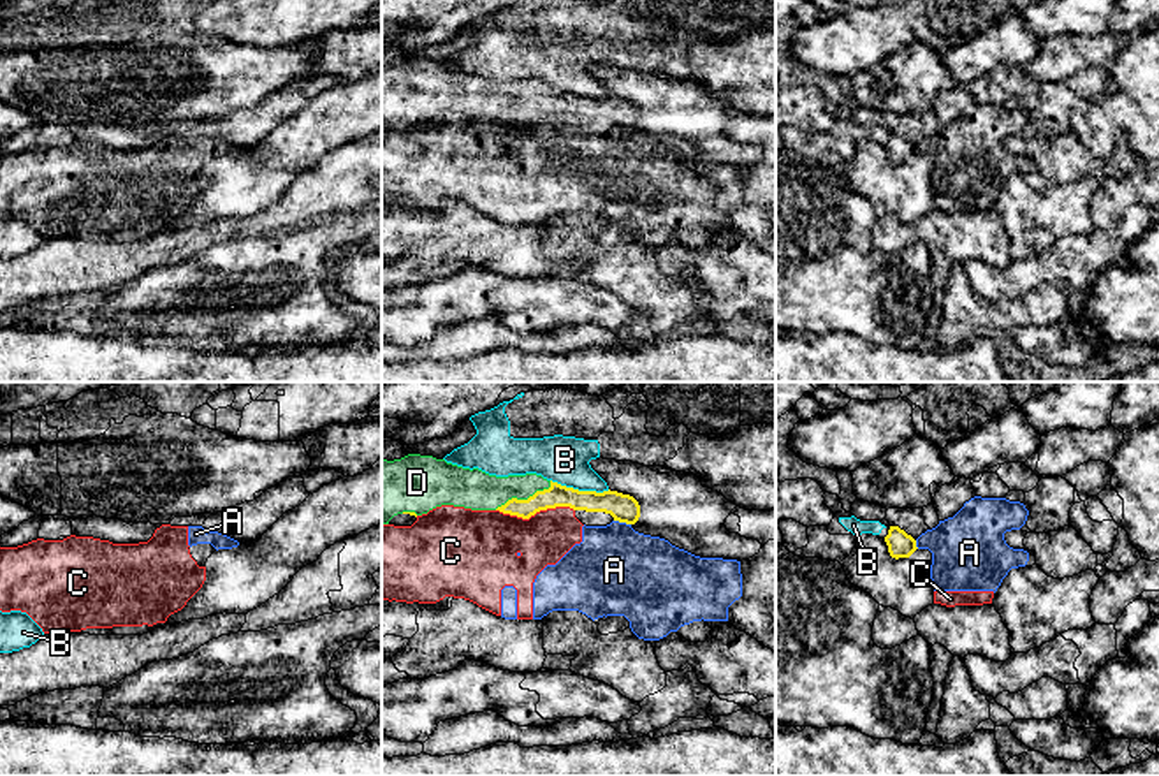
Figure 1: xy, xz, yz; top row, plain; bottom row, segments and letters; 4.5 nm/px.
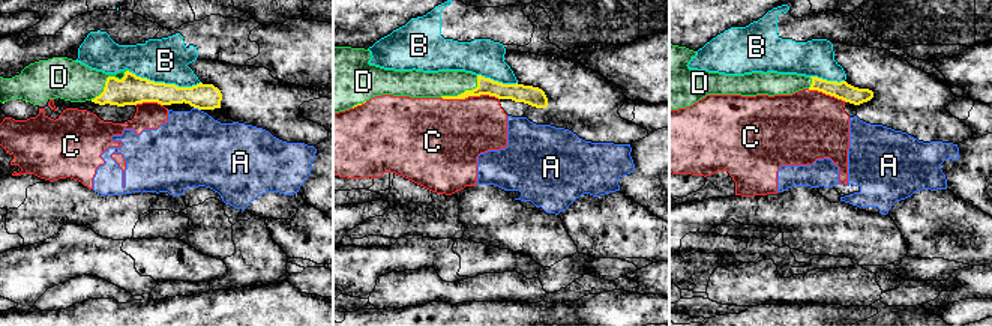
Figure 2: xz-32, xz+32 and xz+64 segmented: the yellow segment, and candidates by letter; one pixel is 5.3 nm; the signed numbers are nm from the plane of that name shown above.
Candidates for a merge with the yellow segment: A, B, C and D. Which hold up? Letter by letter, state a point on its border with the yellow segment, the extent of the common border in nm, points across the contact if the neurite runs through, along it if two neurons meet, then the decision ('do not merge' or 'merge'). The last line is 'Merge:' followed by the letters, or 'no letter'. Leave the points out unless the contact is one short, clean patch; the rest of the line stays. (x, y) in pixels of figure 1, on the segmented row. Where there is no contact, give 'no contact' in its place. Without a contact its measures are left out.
A: meets yellow in xz at (623, 521); contact 80 nm long; border along xz (614, 519), (630, 525); do not merge
B: meets yellow in xz at (581, 491); contact 280 nm long; do not merge
C: meets yellow in xz at (535, 512); contact 360 nm long; do not merge
D: meets yellow in xz at (524, 500); contact 300 nm long; merge
Merge: D

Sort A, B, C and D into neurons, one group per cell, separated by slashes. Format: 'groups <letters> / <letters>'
groups A C / B / D

